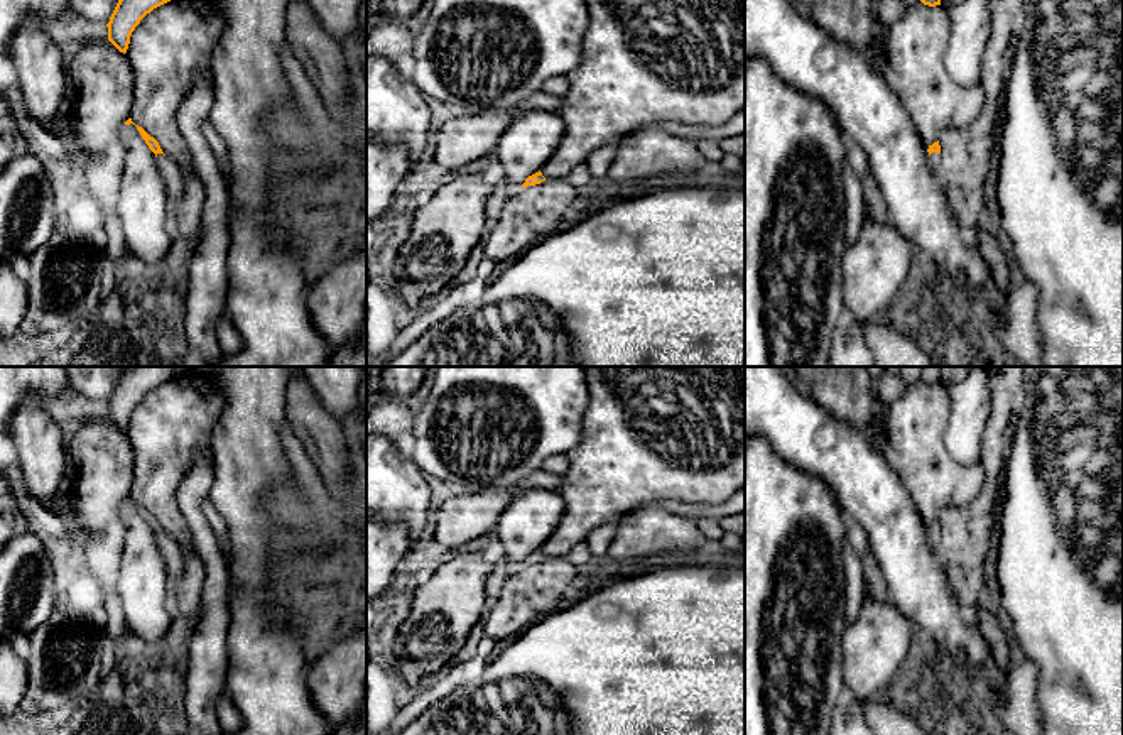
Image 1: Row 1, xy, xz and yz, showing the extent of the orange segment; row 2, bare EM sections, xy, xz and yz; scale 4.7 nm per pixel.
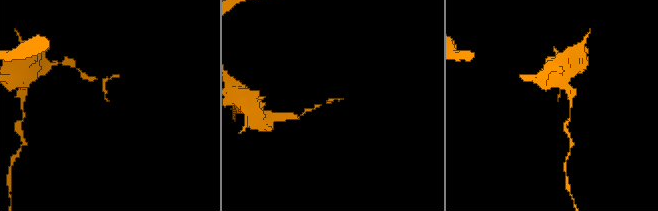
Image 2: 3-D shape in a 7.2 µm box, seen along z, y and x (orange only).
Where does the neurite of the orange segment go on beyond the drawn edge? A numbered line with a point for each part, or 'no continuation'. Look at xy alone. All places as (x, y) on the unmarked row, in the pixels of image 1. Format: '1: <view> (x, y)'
1: xy (171, 551)

